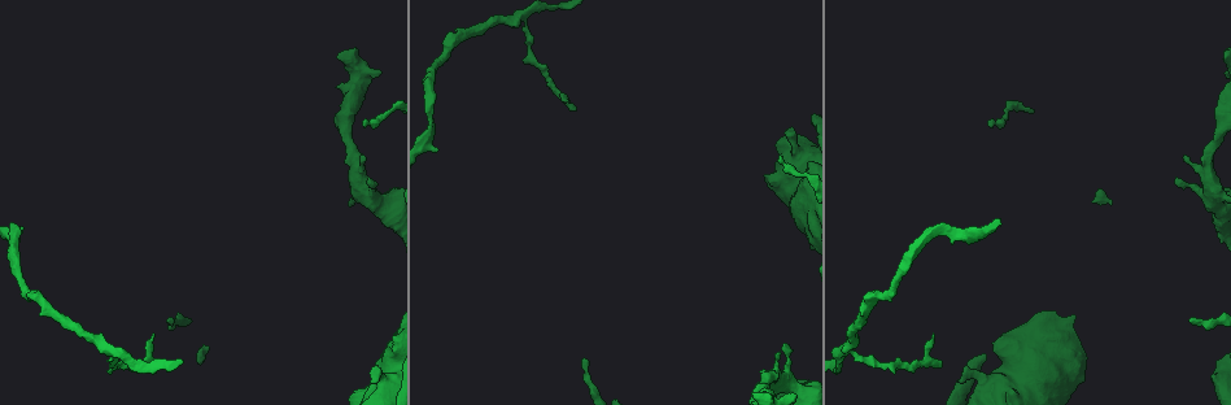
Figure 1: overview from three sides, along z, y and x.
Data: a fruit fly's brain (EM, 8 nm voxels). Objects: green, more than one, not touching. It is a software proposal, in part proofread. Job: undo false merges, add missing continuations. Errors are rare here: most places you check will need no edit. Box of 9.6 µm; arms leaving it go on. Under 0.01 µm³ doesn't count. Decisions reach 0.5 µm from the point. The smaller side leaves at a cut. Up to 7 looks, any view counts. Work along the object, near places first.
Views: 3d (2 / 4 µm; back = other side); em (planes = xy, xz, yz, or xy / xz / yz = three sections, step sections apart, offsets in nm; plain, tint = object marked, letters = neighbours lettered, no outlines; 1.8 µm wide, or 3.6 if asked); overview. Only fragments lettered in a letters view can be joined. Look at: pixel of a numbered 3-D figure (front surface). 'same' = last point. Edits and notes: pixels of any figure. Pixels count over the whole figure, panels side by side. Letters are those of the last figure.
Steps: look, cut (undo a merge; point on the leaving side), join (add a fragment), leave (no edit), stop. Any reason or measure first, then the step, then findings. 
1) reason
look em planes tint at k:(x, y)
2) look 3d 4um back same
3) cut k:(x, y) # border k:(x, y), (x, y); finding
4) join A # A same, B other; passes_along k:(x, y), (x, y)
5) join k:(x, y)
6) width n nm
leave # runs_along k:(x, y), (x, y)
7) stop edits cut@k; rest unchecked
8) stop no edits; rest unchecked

tapers out
look em planes letters at 1:(1190, 318)

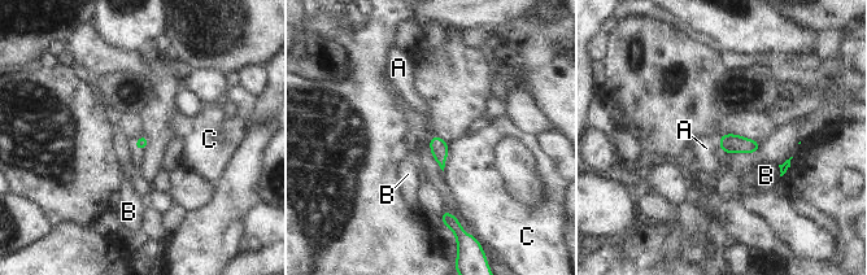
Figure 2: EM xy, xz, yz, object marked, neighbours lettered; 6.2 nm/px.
join A # A same, B other, C other; passes_along 2:(728, 143), (719, 143), (706, 148); the neuron continues

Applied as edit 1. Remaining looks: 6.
branch stops here
look 3d 2um at 1:(963, 381)

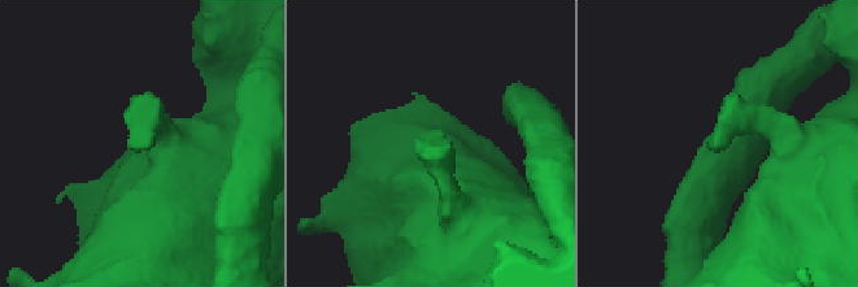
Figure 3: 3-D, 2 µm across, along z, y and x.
now the EM
look em 3.6um xy step 16 letters at 3:(439, 130)

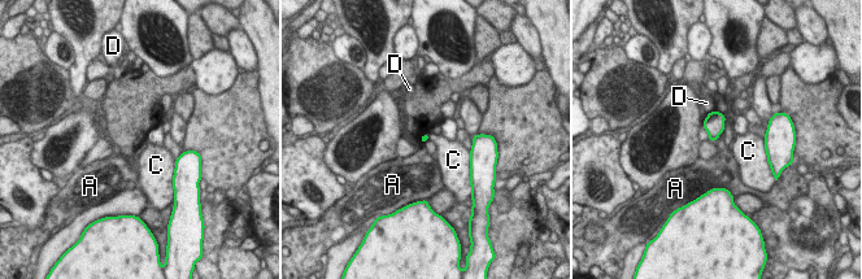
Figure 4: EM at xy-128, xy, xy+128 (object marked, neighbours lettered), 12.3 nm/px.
longest_contact D 100 nm
leave # A other, C other, D other; border 4:(427, 134), (429, 139); none of them fits

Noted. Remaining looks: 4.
narrows sharply
look 3d 4um at 1:(805, 174)

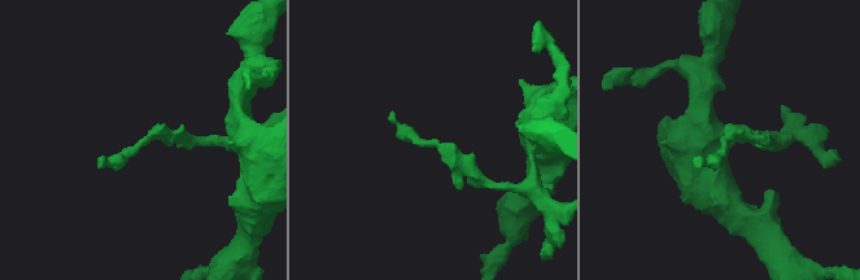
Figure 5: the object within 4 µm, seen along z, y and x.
shape alone is not enough
look em yz step 8 letters at 5:(723, 143)

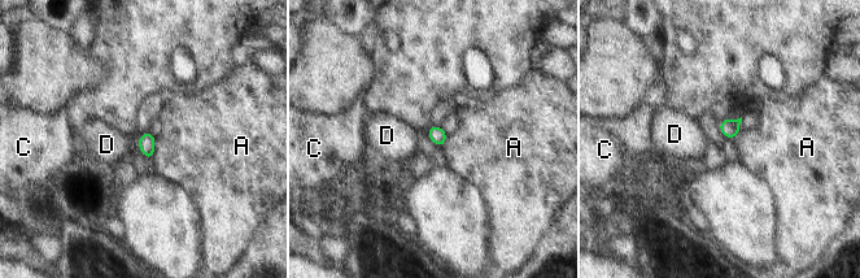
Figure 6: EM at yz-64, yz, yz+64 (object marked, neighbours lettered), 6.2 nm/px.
leave # A other, C other, D other; border 6:(156, 139), (152, 157); all the same neuron

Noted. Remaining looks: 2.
stop edits join@2; rest unchecked

